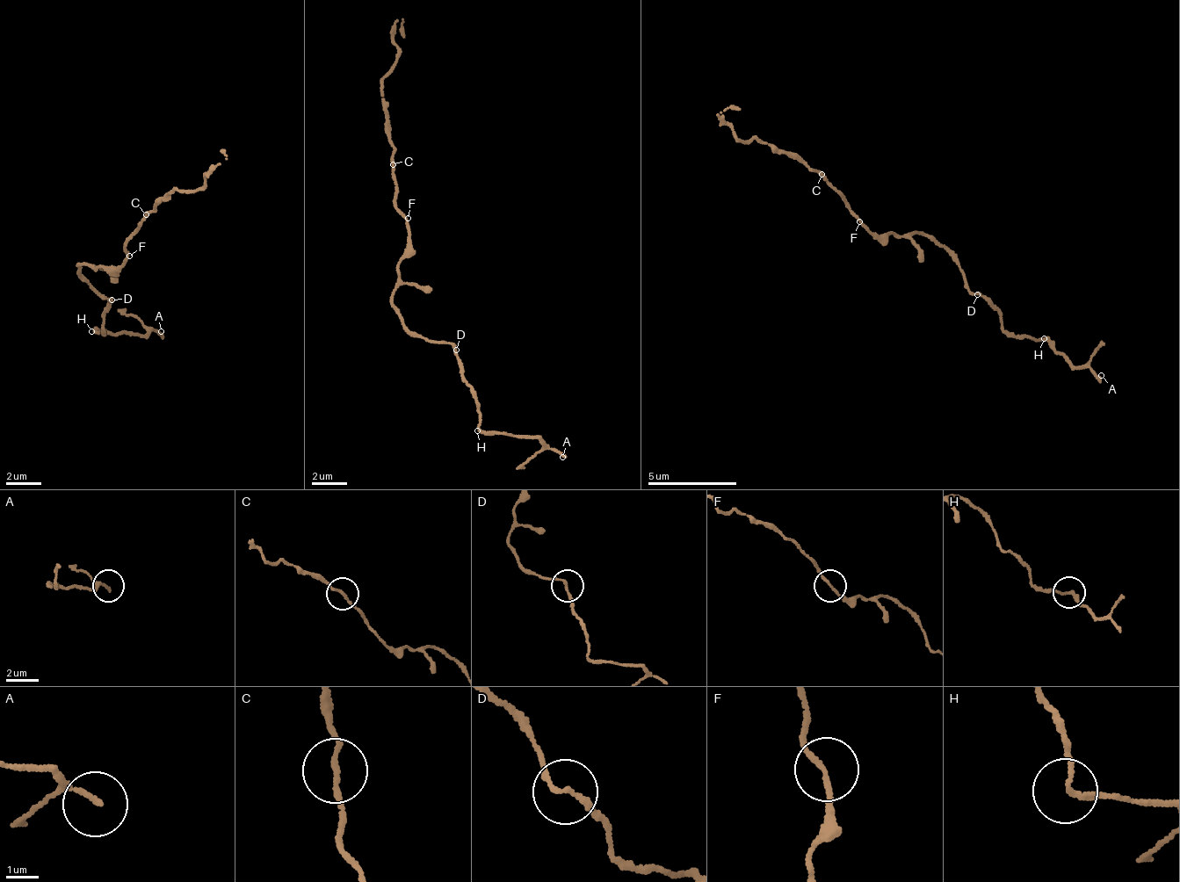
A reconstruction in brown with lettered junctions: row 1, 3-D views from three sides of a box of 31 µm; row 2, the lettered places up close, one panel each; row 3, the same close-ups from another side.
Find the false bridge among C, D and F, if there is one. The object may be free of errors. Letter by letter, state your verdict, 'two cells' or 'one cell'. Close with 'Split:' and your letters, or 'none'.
C: one cell
D: one cell
F: one cell
Split: none

